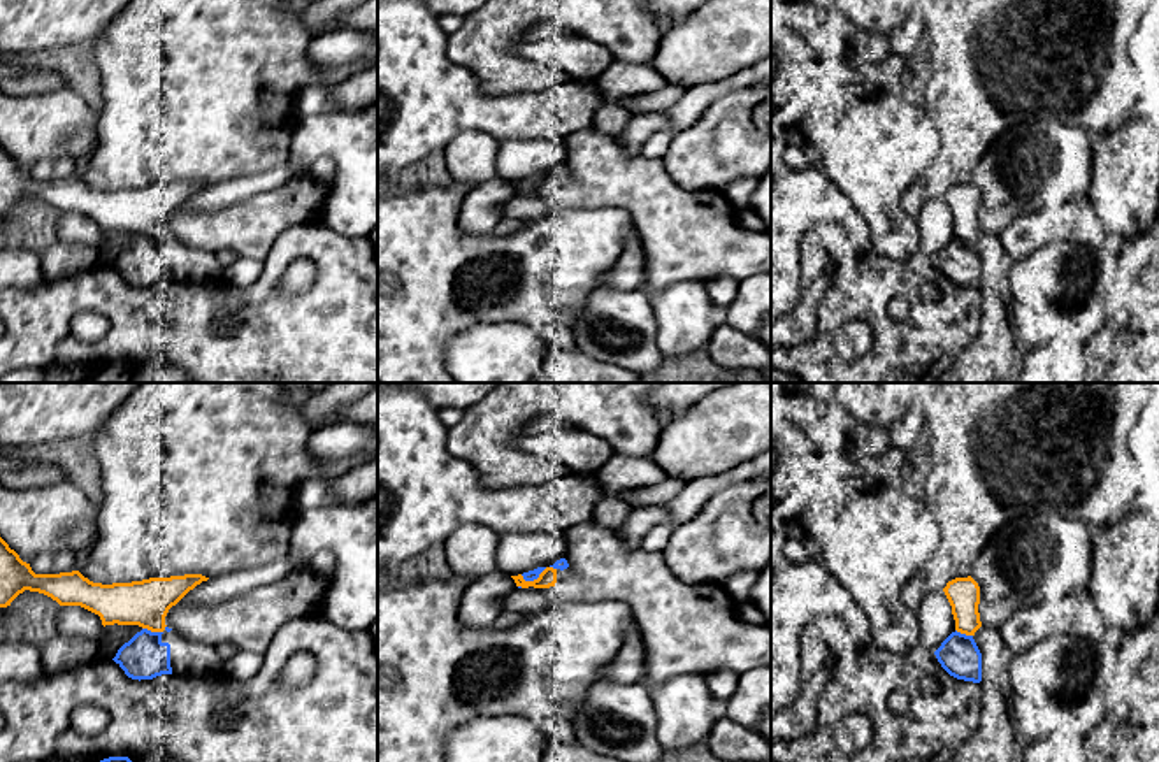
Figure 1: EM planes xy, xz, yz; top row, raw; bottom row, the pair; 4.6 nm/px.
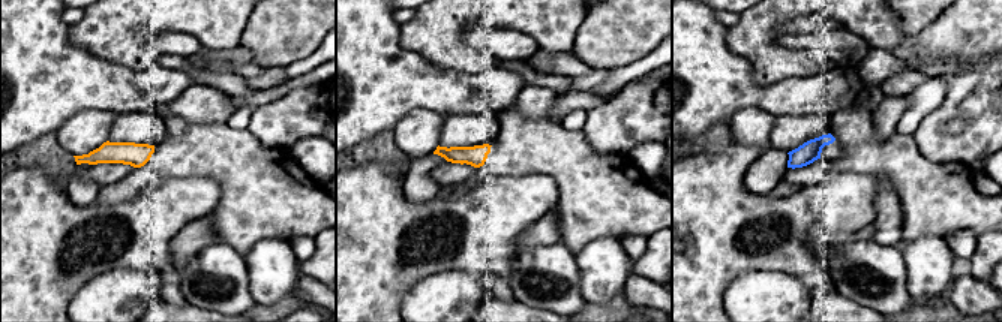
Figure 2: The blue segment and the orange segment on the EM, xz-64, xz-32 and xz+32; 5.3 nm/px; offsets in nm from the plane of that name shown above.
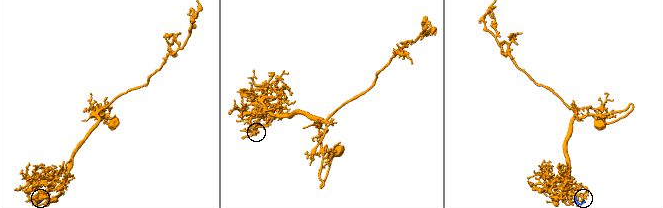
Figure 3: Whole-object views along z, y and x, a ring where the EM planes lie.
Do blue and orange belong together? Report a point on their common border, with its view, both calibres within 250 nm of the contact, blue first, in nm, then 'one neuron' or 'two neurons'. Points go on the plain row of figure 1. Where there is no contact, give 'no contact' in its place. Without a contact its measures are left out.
contact xz (532, 186); calibres 50 and 80 nm; two neurons

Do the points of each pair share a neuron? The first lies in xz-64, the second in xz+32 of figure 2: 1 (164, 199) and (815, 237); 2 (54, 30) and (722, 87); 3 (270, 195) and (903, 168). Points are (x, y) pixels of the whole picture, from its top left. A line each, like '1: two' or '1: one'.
1: two
2: one
3: one

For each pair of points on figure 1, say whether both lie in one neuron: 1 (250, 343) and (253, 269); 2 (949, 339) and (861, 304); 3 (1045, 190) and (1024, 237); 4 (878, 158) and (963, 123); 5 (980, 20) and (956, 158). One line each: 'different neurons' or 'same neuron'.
1: different neurons
2: same neuron
3: different neurons
4: different neurons
5: same neuron

